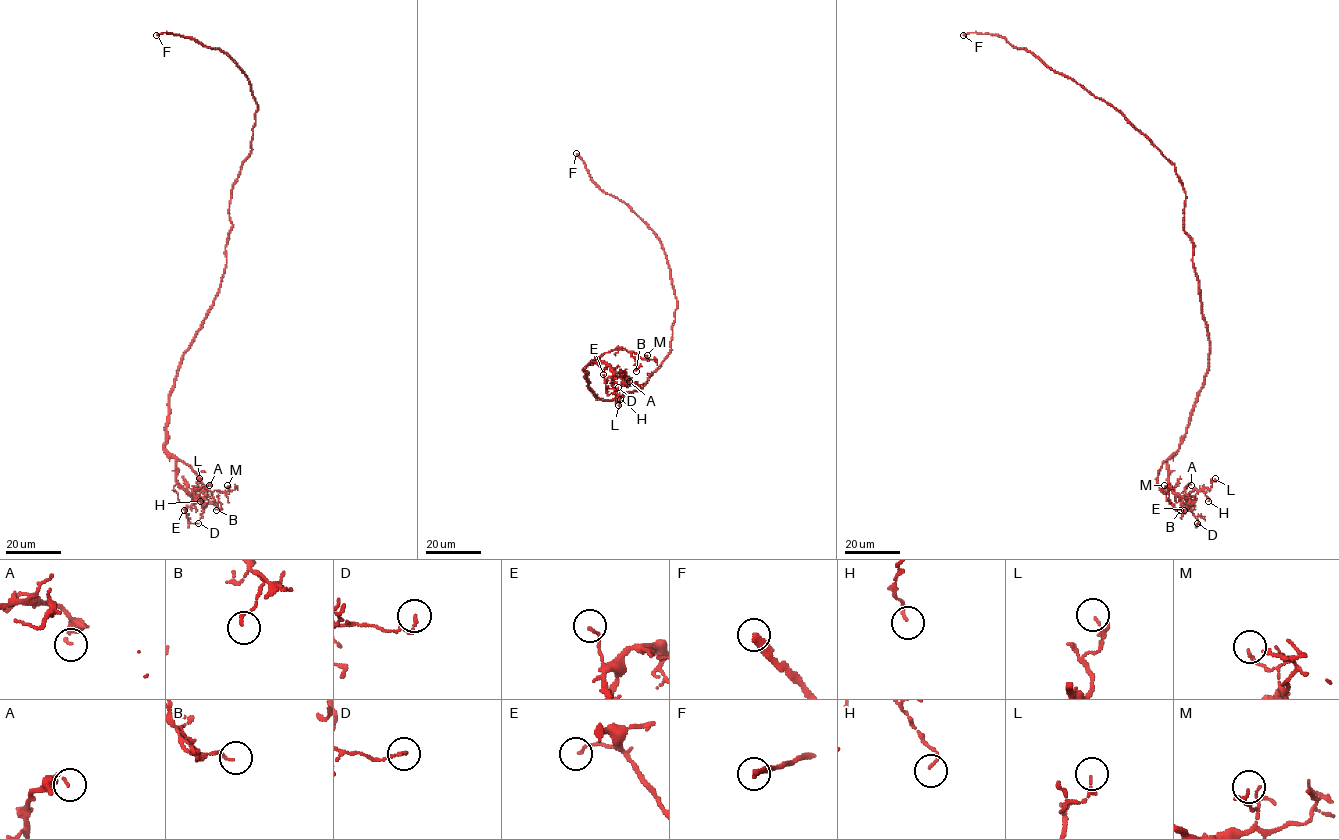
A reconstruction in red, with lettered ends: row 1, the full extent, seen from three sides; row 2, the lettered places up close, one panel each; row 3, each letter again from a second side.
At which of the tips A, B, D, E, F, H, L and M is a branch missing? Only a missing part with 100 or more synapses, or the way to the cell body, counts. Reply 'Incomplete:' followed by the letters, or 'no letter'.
Incomplete: F

